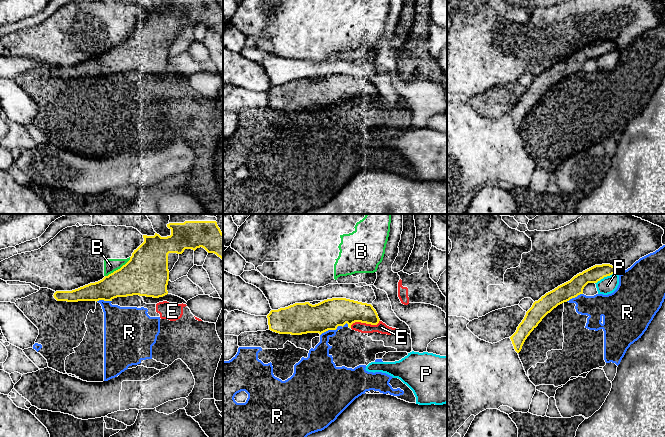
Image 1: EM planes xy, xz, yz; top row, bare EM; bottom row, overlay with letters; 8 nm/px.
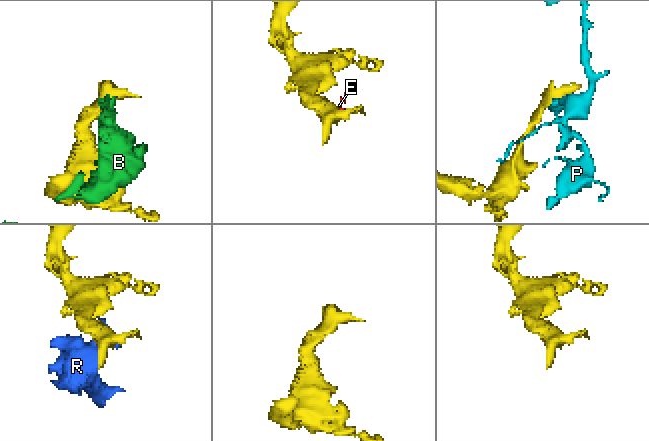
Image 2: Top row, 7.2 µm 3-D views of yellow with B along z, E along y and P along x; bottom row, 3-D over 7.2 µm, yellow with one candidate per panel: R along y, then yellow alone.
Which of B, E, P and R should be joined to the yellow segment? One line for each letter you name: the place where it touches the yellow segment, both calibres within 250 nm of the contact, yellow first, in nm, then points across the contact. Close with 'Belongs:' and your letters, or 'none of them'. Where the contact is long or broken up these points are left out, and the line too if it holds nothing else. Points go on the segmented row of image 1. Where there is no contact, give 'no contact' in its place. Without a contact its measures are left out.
Belongs: none of them

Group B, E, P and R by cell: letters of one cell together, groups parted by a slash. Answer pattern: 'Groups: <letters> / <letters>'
Groups: B / E R / P

